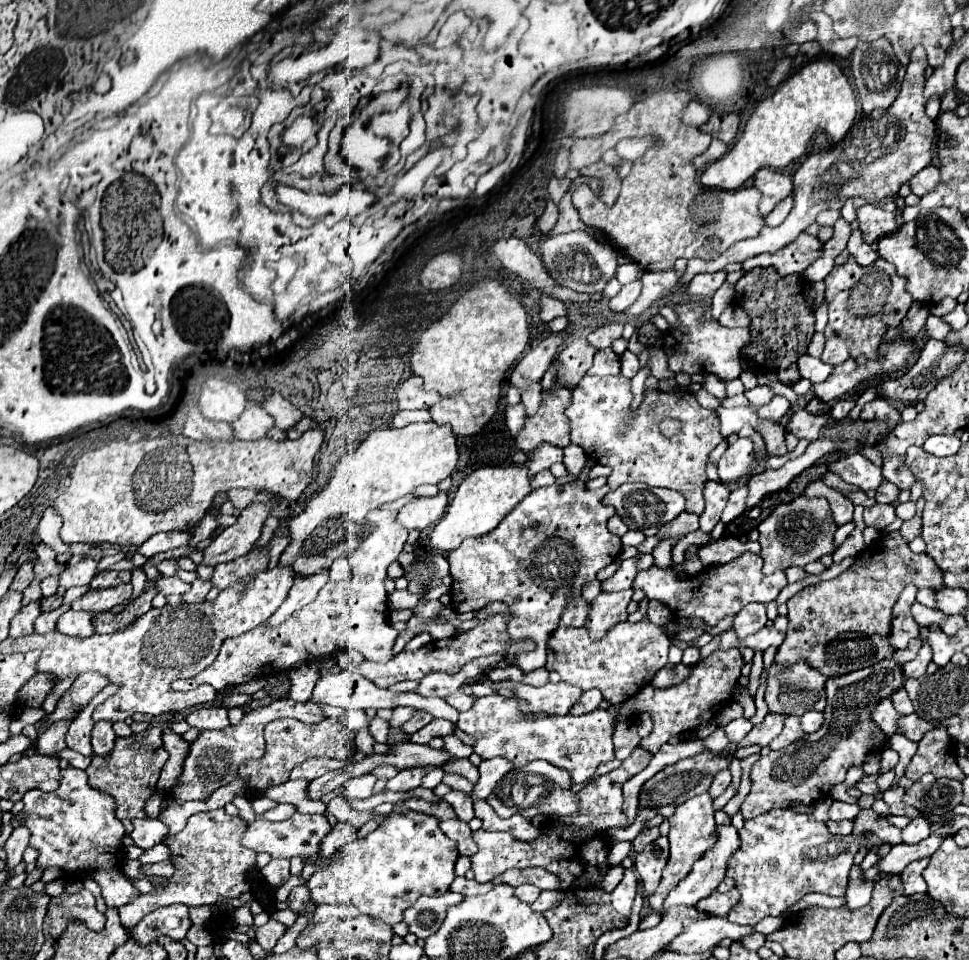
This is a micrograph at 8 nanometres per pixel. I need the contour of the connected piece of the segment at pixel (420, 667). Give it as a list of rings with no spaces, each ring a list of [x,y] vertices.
[[[493,615],[493,619],[487,619],[485,623],[477,625],[475,629],[471,629],[467,633],[461,633],[461,635],[455,635],[455,637],[449,637],[449,639],[441,639],[441,641],[431,641],[429,645],[425,645],[417,651],[401,651],[399,655],[395,655],[387,663],[363,661],[361,667],[359,667],[359,673],[363,677],[367,677],[369,681],[373,681],[375,685],[379,685],[379,687],[389,687],[389,685],[399,683],[399,681],[421,681],[425,675],[435,673],[439,669],[445,669],[449,673],[457,673],[467,661],[473,661],[473,659],[483,657],[483,655],[499,653],[507,645],[513,645],[511,651],[517,651],[518,646],[519,654],[533,651],[536,648],[536,643],[530,639],[511,641],[509,633],[507,633],[507,623],[509,623],[509,617]]]

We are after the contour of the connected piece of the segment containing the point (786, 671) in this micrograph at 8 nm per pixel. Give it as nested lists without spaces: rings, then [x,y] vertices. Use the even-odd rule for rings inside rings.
[[[773,661],[769,669],[769,677],[767,677],[764,699],[769,705],[769,711],[775,711],[775,713],[803,715],[805,711],[823,711],[825,709],[825,693],[823,693],[825,681],[827,677],[823,677],[817,669],[811,669],[807,663],[781,667],[777,661]]]

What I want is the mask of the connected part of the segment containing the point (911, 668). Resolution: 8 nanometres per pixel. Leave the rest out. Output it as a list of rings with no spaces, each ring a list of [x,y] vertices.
[[[923,641],[923,647],[921,647],[919,655],[917,655],[913,661],[901,665],[903,675],[905,675],[907,679],[909,679],[909,677],[921,677],[921,675],[925,673],[925,669],[927,669],[929,661],[931,661],[931,655],[933,655],[933,653],[931,653],[931,647],[927,645],[927,641]]]

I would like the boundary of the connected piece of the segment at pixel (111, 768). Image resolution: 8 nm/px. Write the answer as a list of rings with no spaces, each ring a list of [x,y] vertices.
[[[149,727],[143,733],[135,733],[131,737],[119,737],[115,741],[109,759],[93,755],[93,761],[85,769],[85,773],[93,789],[99,789],[115,799],[115,815],[119,819],[135,819],[135,817],[145,817],[143,803],[155,791],[155,783],[159,779],[161,767],[165,765],[167,757],[169,755],[163,749],[161,741],[161,727]]]

